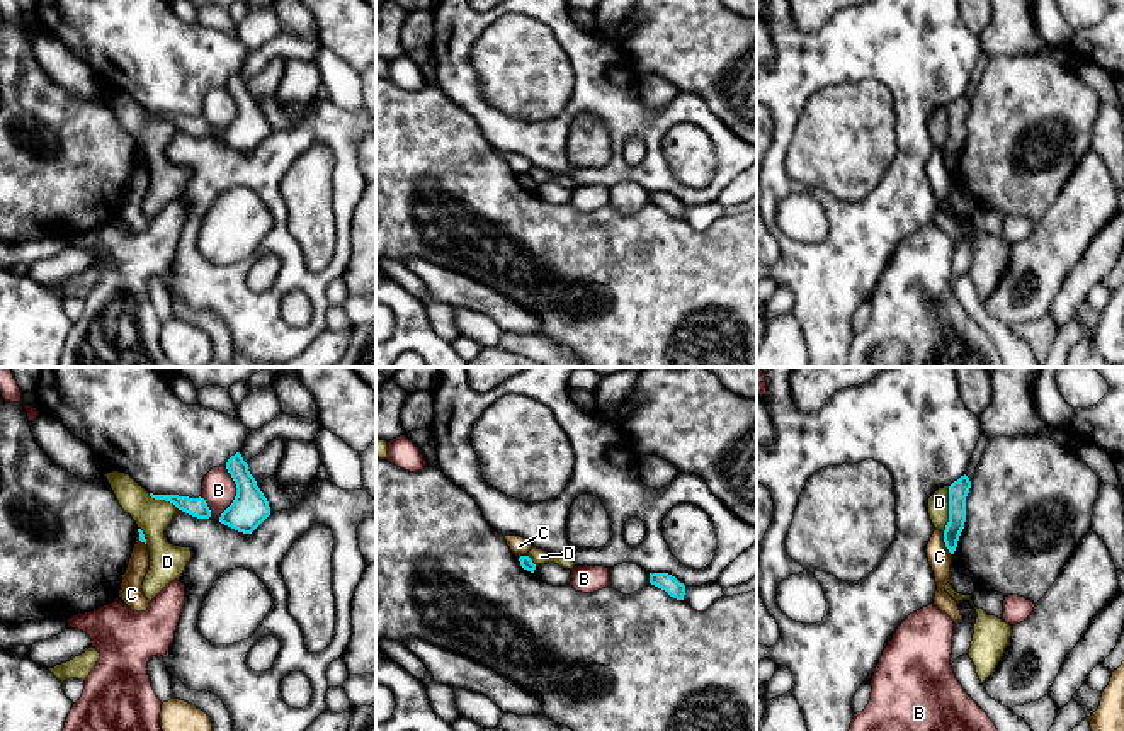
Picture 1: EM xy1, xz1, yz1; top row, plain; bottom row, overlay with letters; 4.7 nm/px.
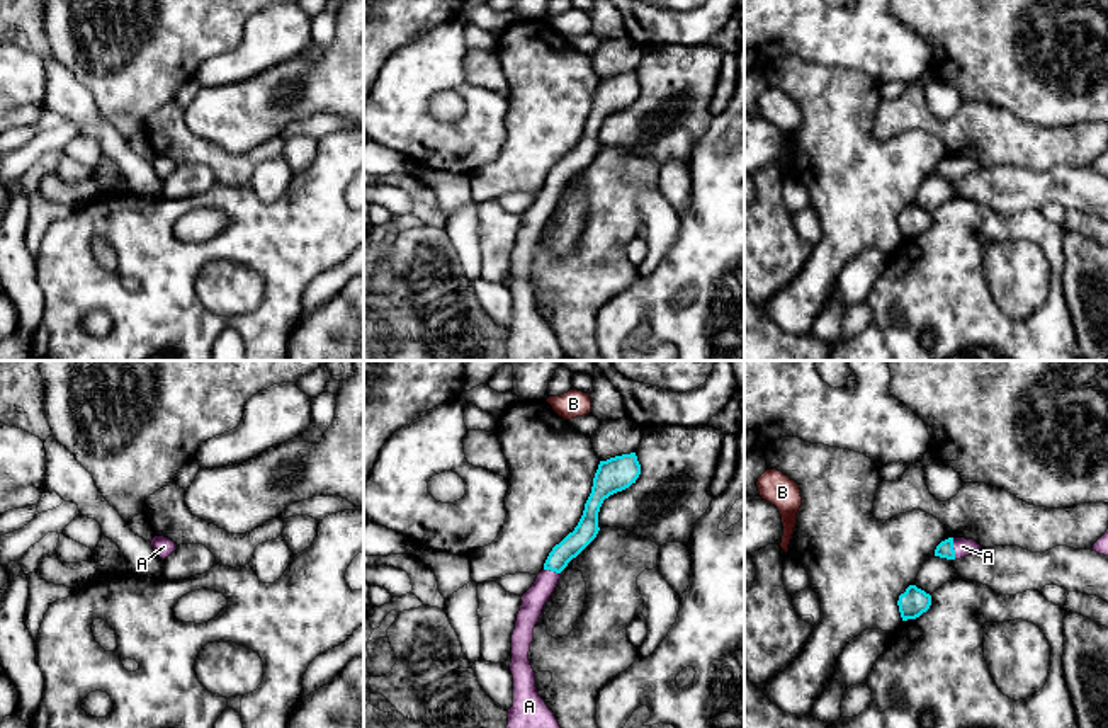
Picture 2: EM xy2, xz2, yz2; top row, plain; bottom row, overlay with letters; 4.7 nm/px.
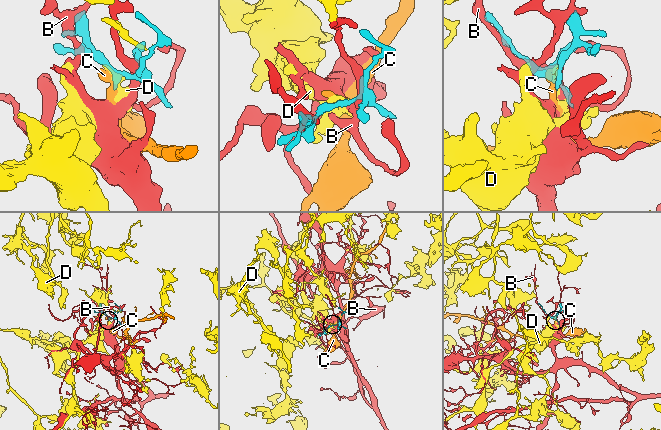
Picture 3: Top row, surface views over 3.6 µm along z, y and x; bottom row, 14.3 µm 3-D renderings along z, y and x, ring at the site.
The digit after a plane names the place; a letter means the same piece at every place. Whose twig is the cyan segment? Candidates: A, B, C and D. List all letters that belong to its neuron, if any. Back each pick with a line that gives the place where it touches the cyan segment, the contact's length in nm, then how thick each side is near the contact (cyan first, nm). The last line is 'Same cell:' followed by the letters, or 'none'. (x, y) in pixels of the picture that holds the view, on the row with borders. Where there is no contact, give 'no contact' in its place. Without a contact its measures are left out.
A: contact yz2 (952, 548); length 110 nm; calibres 80 and 90 nm
Same cell: A

